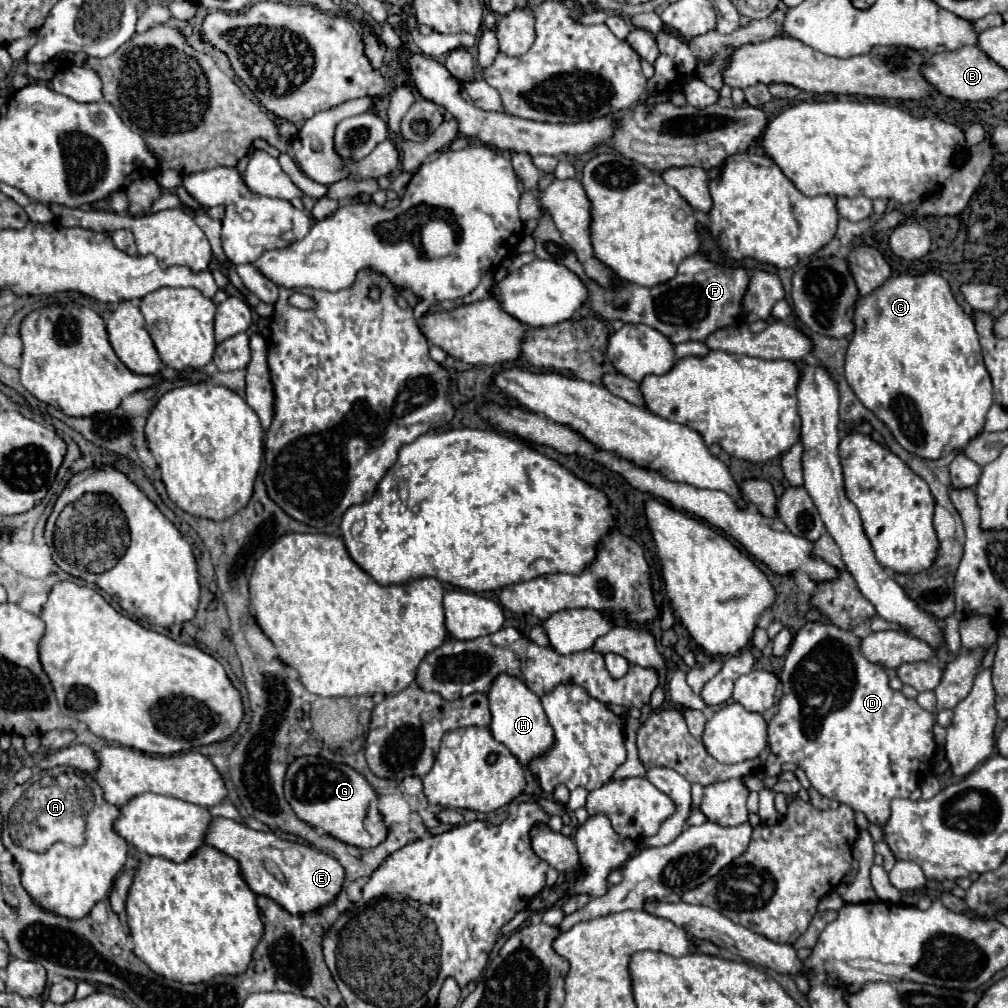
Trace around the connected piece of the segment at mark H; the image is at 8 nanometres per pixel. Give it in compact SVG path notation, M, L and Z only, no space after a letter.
M498 674L488 690L488 704L492 714L492 736L498 742L506 744L506 748L510 748L510 752L522 762L522 766L526 766L534 756L546 752L550 744L554 744L554 730L548 724L540 698L532 690L528 690L520 678L510 674Z

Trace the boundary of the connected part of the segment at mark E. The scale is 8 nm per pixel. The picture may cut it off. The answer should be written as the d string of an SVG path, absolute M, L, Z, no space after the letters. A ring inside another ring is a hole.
M214 818L210 830L206 832L206 844L238 860L248 886L256 894L272 898L276 904L280 904L286 912L294 916L302 916L328 906L336 900L336 896L342 890L344 868L336 858L324 854L322 850L316 850L314 846L282 840L270 830L256 832L240 822L228 818ZM272 868L278 868L282 872L282 876L286 878L286 886L280 884Z

